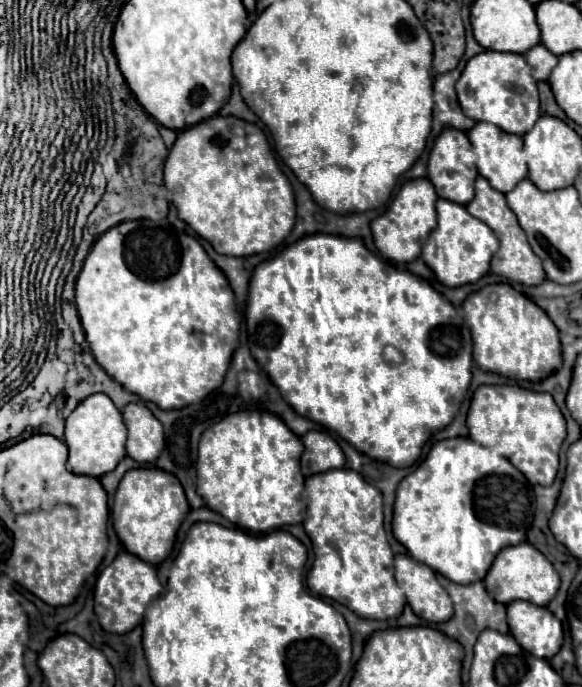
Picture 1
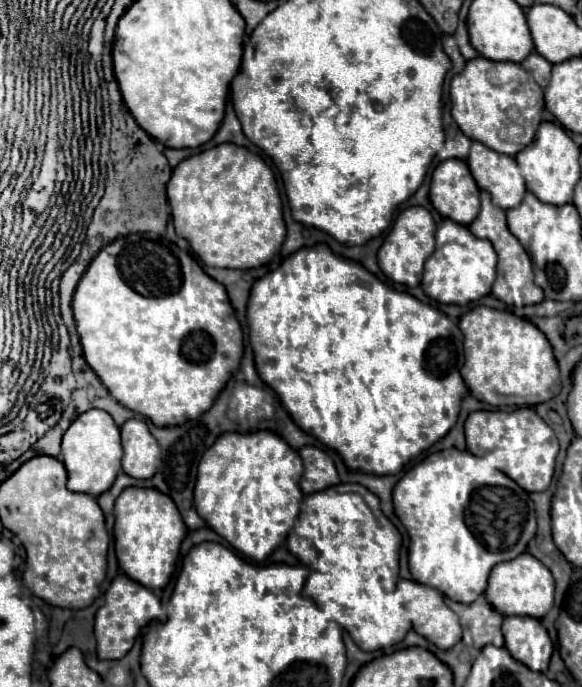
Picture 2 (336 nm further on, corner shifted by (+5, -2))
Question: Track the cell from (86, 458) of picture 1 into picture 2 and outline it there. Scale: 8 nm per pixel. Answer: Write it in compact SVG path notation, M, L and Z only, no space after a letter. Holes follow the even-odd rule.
M88 410L80 414L62 438L62 462L68 470L68 490L98 498L120 474L120 428L112 424L112 416L104 410Z

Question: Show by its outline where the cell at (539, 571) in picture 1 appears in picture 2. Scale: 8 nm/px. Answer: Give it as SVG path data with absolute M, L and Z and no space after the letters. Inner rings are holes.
M524 552L514 560L494 566L484 596L504 616L544 618L554 604L554 578L540 560L536 560L532 554Z

